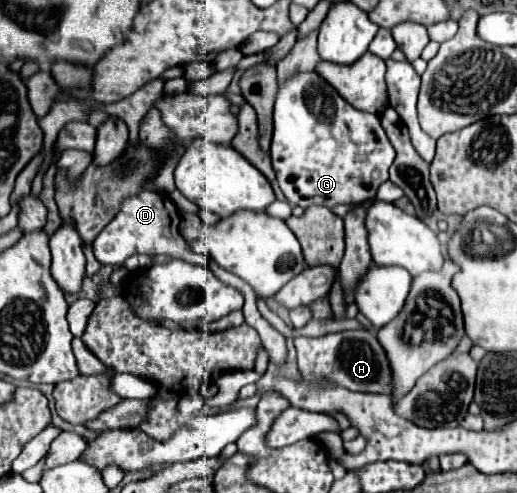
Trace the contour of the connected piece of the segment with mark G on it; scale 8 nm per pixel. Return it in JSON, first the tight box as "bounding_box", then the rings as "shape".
{"bounding_box":[271,73,395,209],"shape":[[[303,73],[289,79],[279,87],[275,101],[275,131],[271,141],[271,159],[273,169],[277,173],[277,183],[291,205],[299,205],[303,209],[311,205],[335,207],[335,205],[353,205],[373,199],[377,187],[389,179],[389,165],[395,159],[393,145],[385,137],[385,131],[379,123],[379,115],[363,113],[353,109],[337,91],[333,91],[327,81],[323,81],[317,73]]]}

